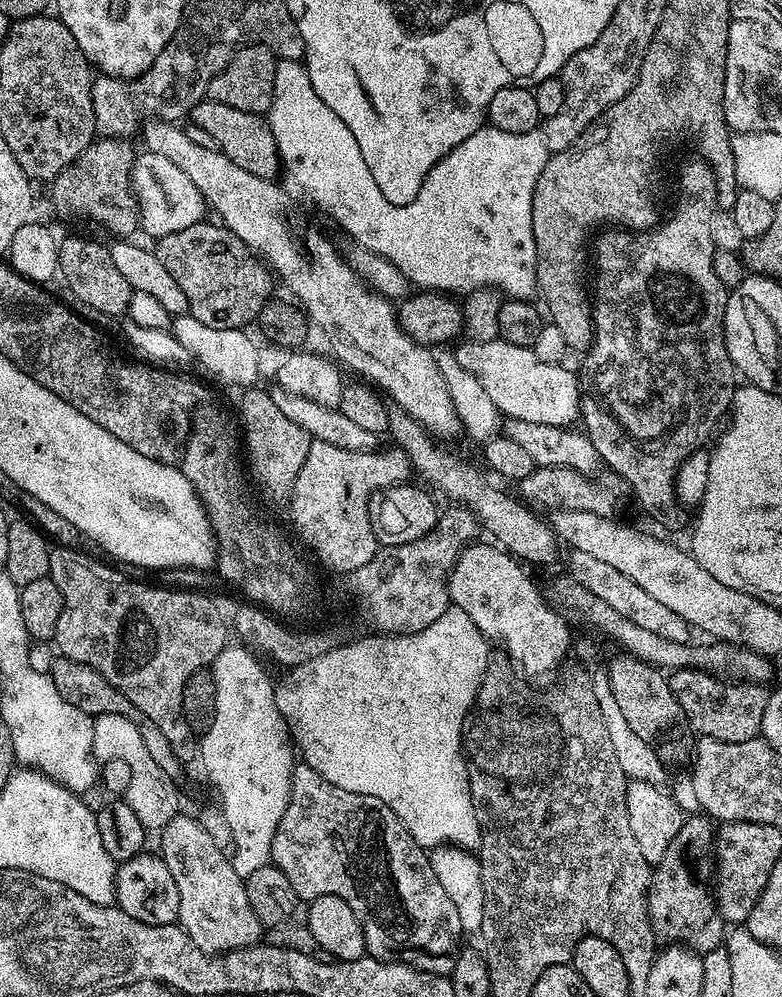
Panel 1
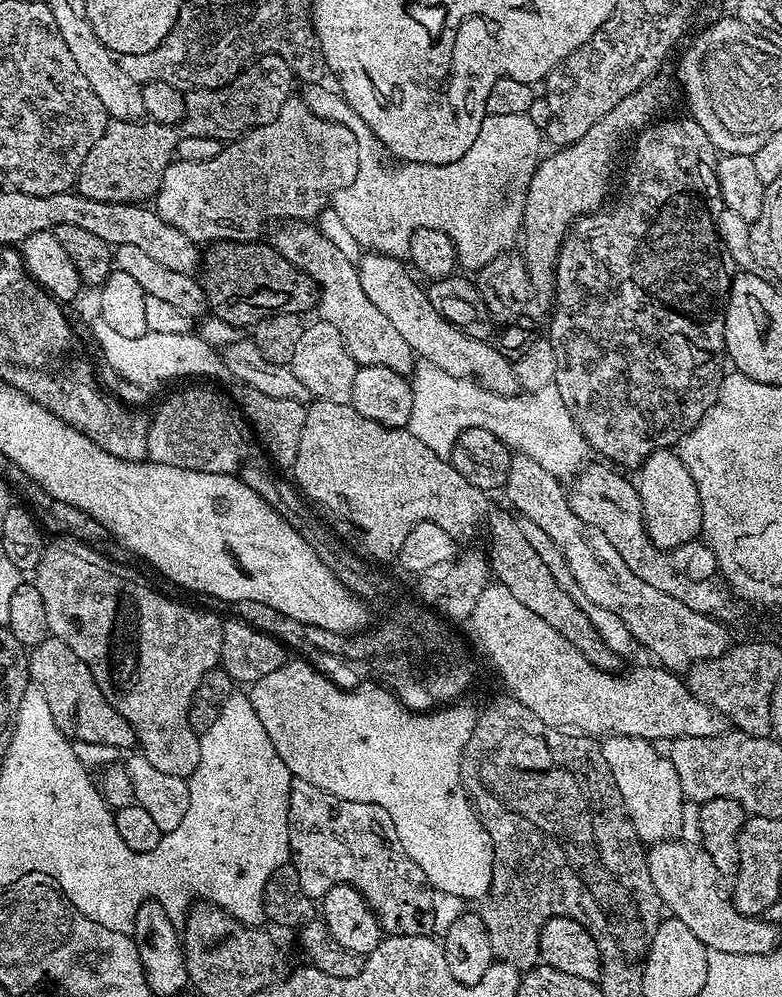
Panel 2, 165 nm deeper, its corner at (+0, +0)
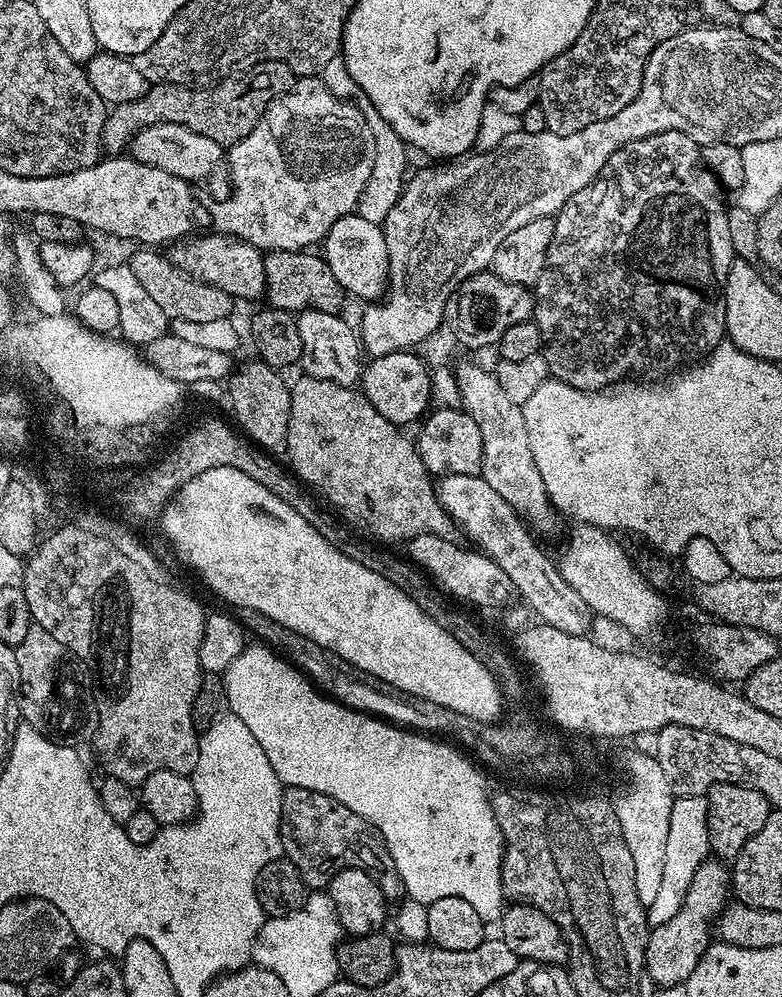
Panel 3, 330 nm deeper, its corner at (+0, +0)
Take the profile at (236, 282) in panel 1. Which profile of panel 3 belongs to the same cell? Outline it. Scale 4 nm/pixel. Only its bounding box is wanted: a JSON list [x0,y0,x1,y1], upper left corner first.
[264,250,346,314]

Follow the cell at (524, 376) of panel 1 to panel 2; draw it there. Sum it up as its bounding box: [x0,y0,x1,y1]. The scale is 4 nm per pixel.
[356,251,518,396]

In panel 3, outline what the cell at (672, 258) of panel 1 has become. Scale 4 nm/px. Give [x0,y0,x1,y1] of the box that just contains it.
[534,130,734,392]

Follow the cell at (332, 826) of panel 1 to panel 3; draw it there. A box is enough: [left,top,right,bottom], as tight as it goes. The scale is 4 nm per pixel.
[280,788,401,901]

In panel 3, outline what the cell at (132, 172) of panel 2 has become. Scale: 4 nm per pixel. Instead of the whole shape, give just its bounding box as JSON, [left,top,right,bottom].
[103,60,294,154]

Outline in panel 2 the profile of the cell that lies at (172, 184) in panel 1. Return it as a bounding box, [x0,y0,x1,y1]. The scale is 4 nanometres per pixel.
[154,98,359,246]

